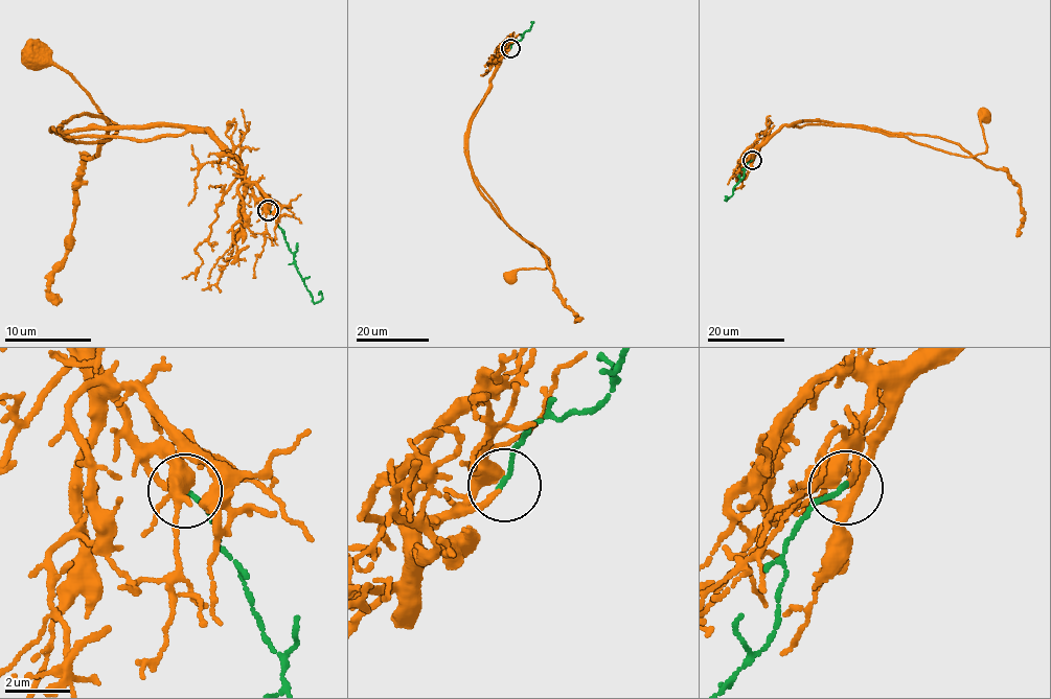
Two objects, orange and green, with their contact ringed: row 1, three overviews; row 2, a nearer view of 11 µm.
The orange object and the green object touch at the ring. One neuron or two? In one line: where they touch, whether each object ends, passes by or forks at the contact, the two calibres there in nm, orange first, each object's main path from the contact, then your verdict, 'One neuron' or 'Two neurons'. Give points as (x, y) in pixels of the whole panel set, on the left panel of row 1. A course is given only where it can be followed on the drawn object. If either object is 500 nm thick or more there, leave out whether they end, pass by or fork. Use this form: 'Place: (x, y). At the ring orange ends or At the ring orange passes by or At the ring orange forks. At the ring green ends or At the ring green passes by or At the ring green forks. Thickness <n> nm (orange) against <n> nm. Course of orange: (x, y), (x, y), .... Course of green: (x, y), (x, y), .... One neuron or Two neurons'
Place: (268, 210). At the ring orange ends. At the ring green ends. Thickness 170 nm (orange) against 140 nm. Course of orange: (267, 210), (202, 127), (145, 141), (54, 133), (85, 143), (117, 127), (39, 52). Course of green: (268, 211), (276, 222), (314, 302), (323, 296), (319, 292). One neuron

